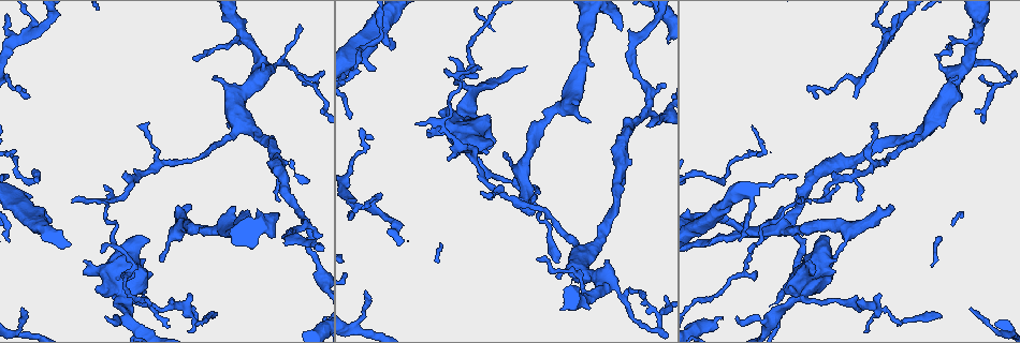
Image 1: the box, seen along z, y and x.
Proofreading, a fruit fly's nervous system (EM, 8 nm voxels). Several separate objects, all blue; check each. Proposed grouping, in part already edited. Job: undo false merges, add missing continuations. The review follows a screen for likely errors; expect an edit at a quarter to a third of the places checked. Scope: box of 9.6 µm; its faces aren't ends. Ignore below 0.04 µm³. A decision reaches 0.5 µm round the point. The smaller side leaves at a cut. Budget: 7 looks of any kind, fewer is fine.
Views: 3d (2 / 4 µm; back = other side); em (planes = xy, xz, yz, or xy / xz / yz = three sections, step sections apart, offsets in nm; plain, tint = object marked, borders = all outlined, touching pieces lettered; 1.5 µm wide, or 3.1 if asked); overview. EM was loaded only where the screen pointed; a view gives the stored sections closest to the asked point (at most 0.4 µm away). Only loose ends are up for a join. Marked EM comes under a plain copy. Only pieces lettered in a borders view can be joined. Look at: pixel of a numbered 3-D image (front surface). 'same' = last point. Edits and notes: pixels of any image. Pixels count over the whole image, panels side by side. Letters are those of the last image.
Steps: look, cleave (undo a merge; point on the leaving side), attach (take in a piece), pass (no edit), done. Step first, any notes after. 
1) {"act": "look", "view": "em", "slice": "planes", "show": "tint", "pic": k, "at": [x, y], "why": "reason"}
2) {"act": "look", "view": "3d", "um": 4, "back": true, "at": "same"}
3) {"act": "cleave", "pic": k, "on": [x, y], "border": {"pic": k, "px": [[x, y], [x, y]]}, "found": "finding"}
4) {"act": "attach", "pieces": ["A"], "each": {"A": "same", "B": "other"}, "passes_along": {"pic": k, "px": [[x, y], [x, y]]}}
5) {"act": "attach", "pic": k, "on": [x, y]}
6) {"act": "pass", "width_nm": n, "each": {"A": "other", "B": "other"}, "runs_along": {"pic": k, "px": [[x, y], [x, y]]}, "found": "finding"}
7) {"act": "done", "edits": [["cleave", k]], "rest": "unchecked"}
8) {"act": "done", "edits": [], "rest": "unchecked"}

{"act": "look", "view": "em", "slice": "xz", "step": 4, "show": "borders", "pic": 1, "at": [892, 207], "why": "free end"}

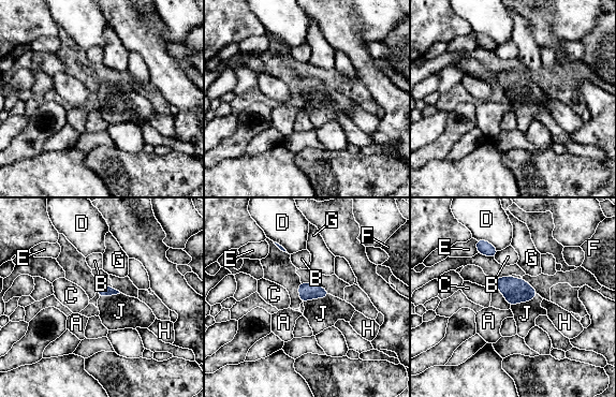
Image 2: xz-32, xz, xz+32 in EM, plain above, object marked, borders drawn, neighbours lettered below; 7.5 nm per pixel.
{"act": "attach", "pieces": ["J"], "each": {"A": "other", "B": "other", "C": "other", "D": "other", "E": "other", "F": "other", "G": "other", "H": "other", "J": "same"}, "passes_along": {"pic": 2, "px": [[514, 290], [524, 300], [525, 313]]}, "found": "the neuron continues"}

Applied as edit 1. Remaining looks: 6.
{"act": "look", "view": "overview", "why": "see it whole again"}

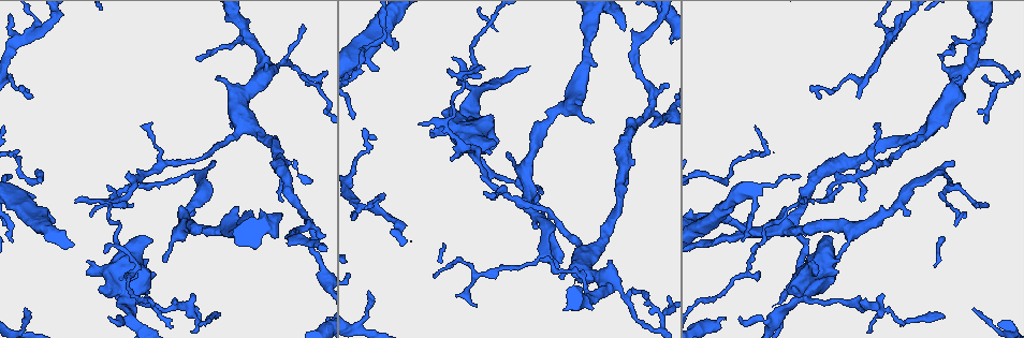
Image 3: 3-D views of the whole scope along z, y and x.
{"act": "look", "view": "3d", "um": 2, "pic": 3, "at": [940, 57], "why": "branch stops here"}

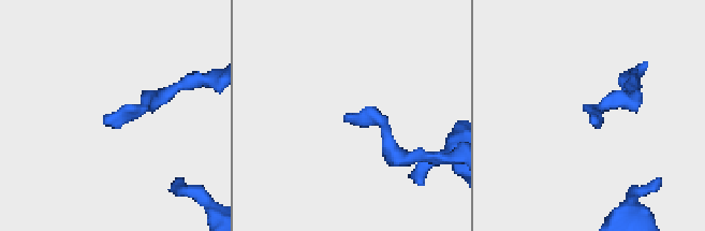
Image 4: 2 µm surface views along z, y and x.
{"act": "look", "view": "em", "slice": "planes", "show": "borders", "pic": 4, "at": [589, 120], "why": "need the tissue"}

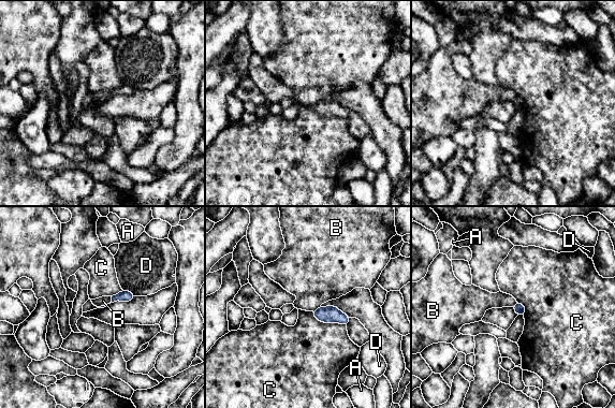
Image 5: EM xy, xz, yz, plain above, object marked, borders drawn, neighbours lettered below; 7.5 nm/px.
{"act": "pass", "longest_contact_nm": ["C", 280], "each": {"A": "other", "B": "other", "C": "other", "D": "other"}, "found": "none of them fits"}

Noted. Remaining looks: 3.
{"act": "look", "view": "em", "slice": "xz", "step": 8, "show": "borders", "pic": 3, "at": [727, 222], "why": "branch stops here"}

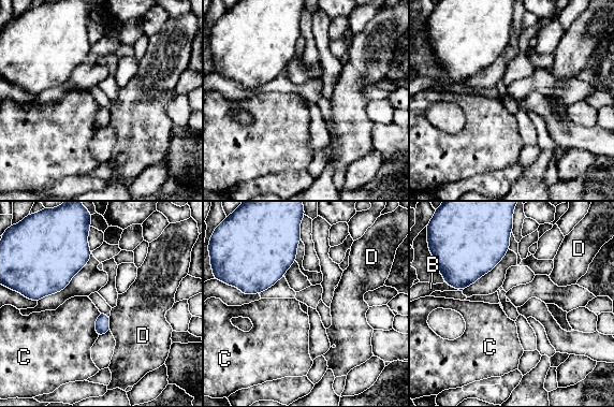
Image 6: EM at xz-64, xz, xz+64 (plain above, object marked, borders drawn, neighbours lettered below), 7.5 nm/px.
{"act": "pass", "each": {"B": "other", "C": "other", "D": "other"}, "border": {"pic": 6, "px": [[100, 313], [96, 321], [98, 336]]}, "found": "none of them fits"}

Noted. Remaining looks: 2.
{"act": "done", "edits": [["attach", 2]], "rest": "unchecked"}

